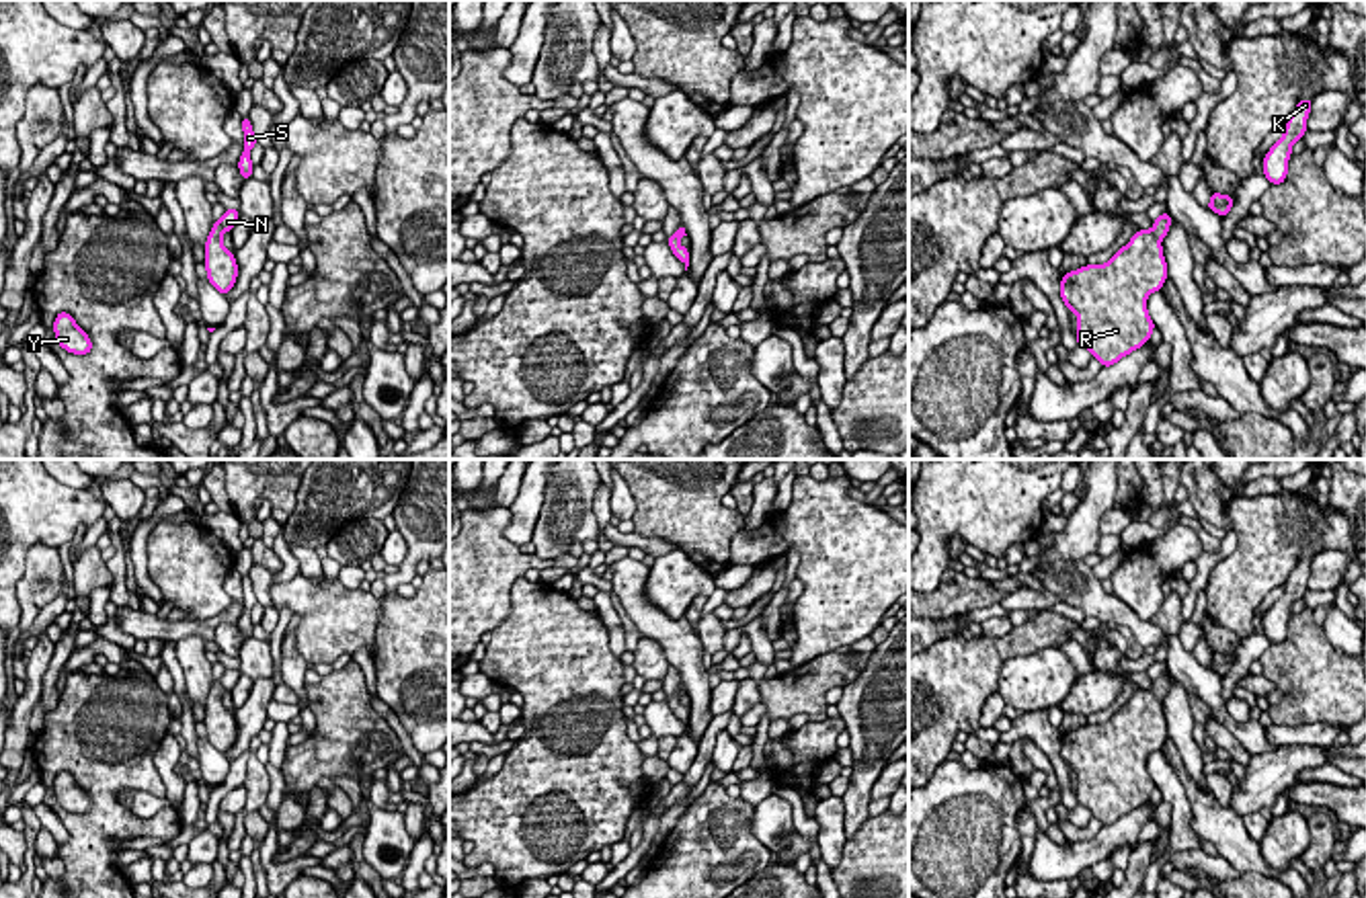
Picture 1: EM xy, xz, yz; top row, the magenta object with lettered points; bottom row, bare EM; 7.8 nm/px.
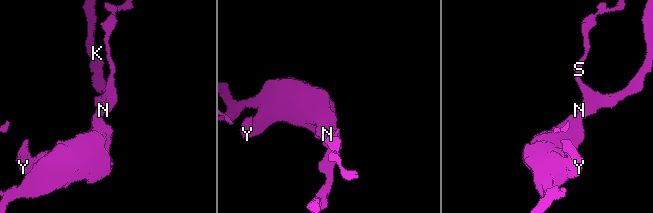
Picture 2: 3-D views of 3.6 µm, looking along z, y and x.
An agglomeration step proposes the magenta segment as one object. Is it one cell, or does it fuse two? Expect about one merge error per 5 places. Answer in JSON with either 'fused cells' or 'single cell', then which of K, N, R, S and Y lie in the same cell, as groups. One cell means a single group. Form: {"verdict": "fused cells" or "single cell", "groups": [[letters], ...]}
{"verdict": "single cell", "groups": [["K", "N", "R", "S", "Y"]]}

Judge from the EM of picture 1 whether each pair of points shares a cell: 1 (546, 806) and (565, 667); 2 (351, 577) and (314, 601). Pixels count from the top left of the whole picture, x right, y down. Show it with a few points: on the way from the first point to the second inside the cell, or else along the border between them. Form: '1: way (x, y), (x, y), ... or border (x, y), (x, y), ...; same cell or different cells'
1: way (565, 771), (565, 702); same cell
2: border (337, 579), (345, 587), (357, 589); different cells

